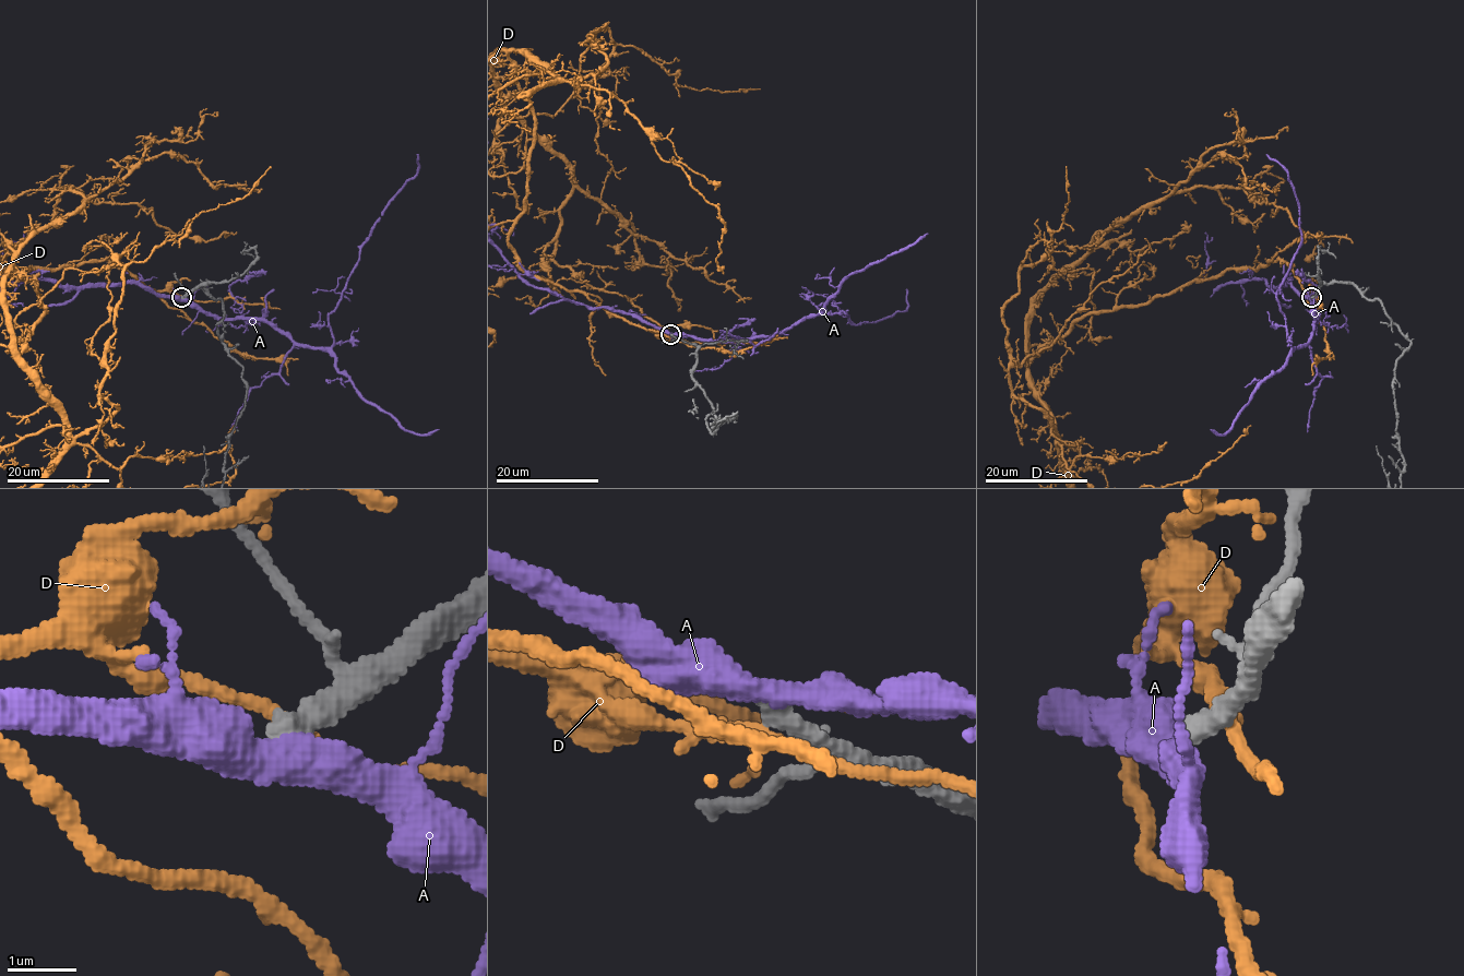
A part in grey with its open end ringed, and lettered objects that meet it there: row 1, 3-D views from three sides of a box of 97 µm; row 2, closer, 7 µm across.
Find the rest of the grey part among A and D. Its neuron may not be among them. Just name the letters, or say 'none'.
none

